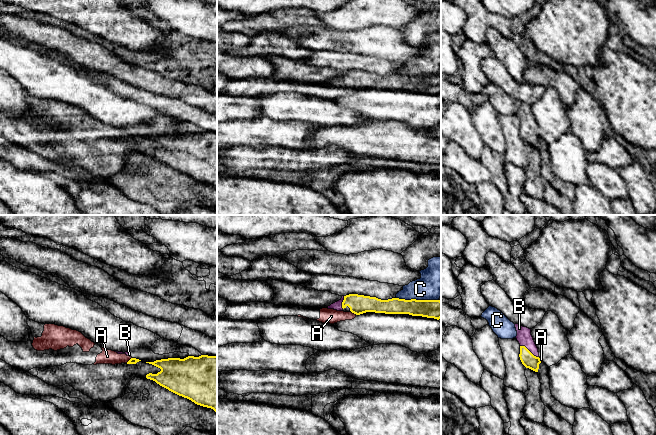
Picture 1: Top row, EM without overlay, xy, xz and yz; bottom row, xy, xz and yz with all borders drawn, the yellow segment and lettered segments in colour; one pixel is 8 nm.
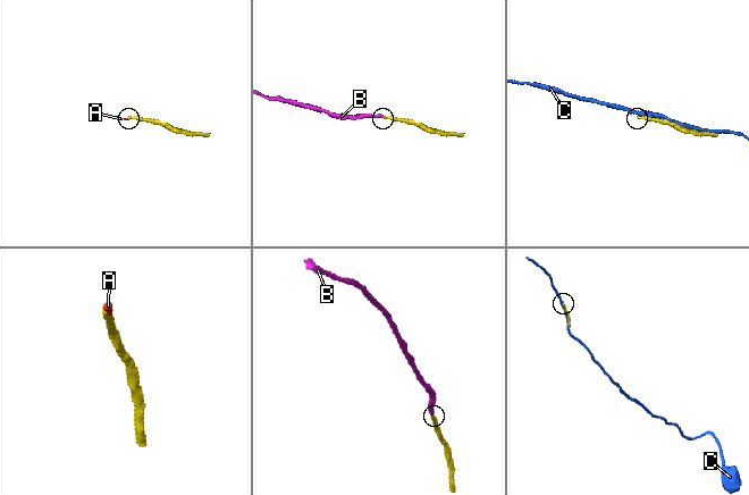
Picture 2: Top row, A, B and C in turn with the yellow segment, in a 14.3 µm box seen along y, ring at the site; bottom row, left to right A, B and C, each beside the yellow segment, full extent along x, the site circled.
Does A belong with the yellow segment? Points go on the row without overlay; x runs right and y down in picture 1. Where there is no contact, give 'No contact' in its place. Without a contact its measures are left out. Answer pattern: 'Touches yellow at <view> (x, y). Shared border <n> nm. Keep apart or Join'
Touches yellow at xz (354, 89). Shared border 50 nm. Keep apart

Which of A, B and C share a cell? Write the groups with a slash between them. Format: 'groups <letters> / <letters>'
groups A / B / C

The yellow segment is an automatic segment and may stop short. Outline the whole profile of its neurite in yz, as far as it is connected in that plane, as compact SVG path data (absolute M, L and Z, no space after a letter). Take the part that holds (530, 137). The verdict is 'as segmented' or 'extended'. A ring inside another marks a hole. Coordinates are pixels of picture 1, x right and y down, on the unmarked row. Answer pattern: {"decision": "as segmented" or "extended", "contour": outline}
{"decision": "extended", "contour": "M515 100L517 107L516 115L520 120L520 136L522 140L535 148L538 148L541 136L538 124L531 111L531 105Z"}

